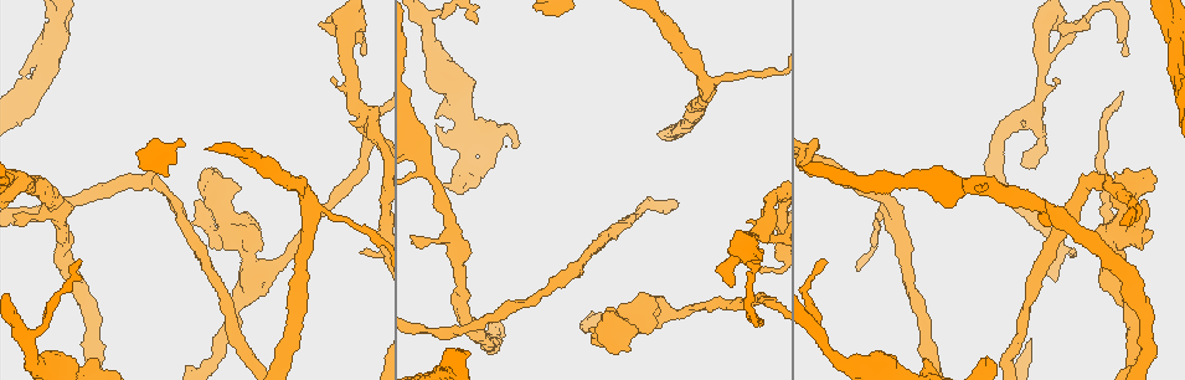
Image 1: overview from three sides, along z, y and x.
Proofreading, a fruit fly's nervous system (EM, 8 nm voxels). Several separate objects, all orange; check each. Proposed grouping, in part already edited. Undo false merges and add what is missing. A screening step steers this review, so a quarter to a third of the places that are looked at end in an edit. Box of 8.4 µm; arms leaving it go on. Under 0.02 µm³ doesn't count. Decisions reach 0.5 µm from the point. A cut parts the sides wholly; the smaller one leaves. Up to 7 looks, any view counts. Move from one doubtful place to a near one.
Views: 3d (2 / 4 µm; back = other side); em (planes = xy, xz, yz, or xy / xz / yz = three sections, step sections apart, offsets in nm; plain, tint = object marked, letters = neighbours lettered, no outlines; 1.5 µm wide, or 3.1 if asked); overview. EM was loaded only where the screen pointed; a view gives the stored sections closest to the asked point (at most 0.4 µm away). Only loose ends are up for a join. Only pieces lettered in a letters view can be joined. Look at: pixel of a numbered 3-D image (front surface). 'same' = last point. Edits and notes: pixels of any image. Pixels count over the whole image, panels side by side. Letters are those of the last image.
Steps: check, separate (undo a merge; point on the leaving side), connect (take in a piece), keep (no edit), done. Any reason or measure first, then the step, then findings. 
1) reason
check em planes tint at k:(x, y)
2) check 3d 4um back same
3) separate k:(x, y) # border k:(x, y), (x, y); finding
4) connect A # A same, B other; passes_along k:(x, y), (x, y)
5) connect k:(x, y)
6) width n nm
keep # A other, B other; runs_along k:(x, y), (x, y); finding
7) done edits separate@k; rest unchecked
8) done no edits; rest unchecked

branch stops here
check em planes letters at 1:(198, 200)

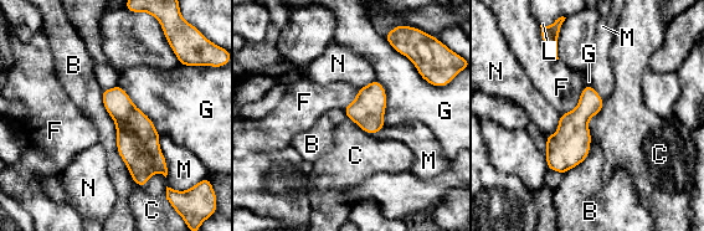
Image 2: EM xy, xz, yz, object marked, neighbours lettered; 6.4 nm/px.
keep # B other, C other, F other, G other, L other, M other, N other; no lettered piece goes on from it

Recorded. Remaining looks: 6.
free end
check em planes plain at 1:(490, 122)

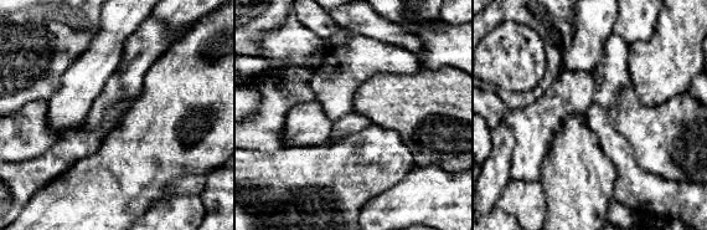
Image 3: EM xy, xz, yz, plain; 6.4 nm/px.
what lies round it
check em planes letters same

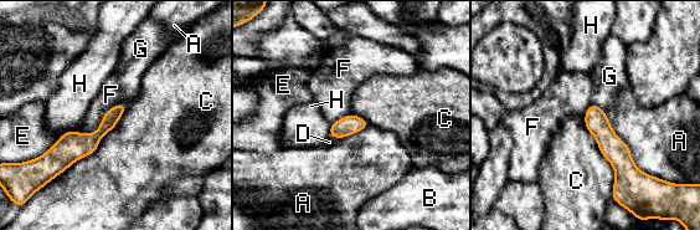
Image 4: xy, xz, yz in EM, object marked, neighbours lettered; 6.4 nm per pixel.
keep # A other, B other, C other, D other, E other, F other, G other, H other; runs_along 4:(122, 106), (89, 142), (50, 158); none of them fits

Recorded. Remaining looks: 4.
thin end
check em planes letters at 1:(79, 263)

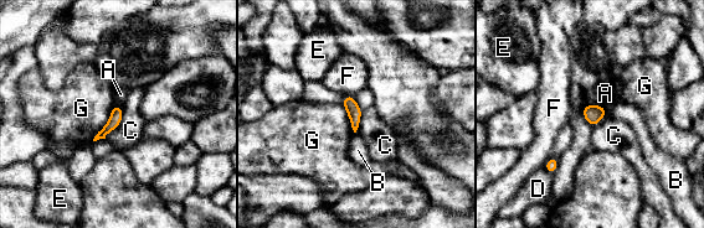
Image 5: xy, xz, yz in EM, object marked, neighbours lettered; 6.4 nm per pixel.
keep # A other, B other, C other, D other, E other, F other, G other; border 5:(122, 105), (122, 122), (104, 138); no lettered piece goes on from it

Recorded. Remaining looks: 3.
done no edits; rest unchecked

